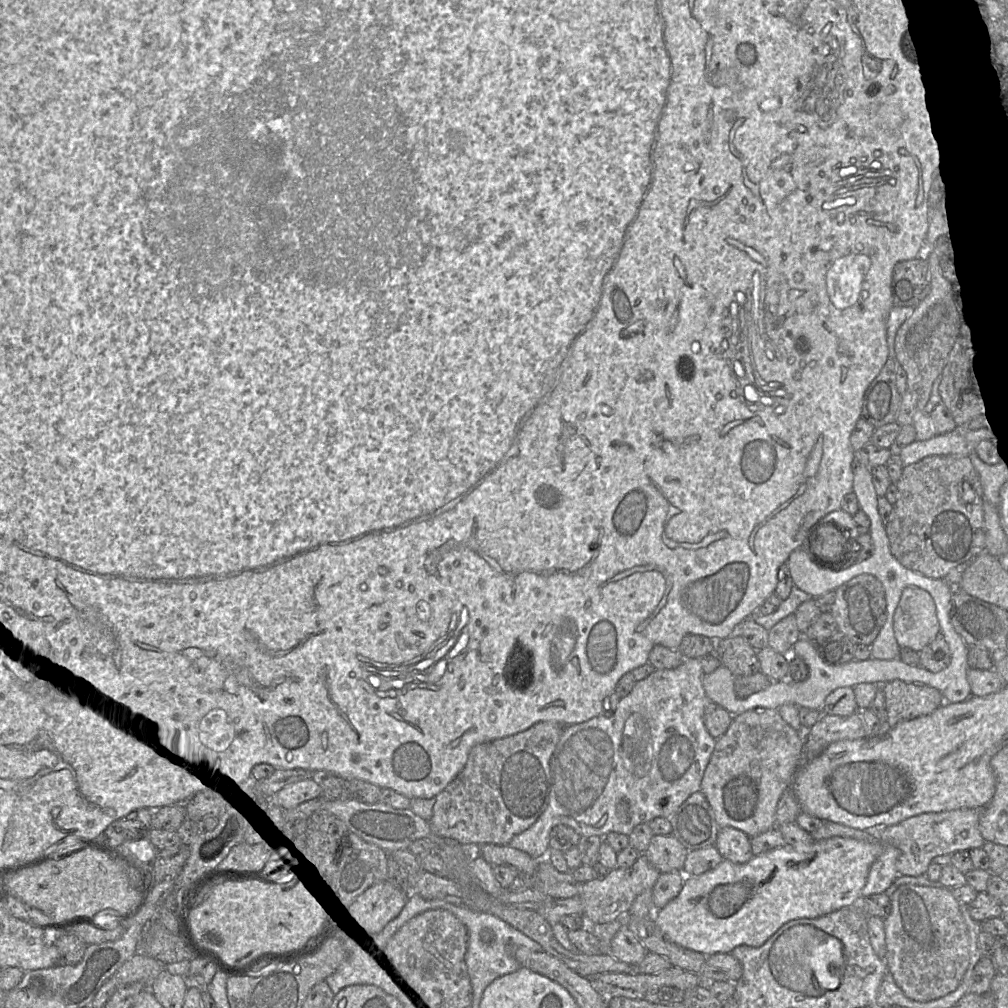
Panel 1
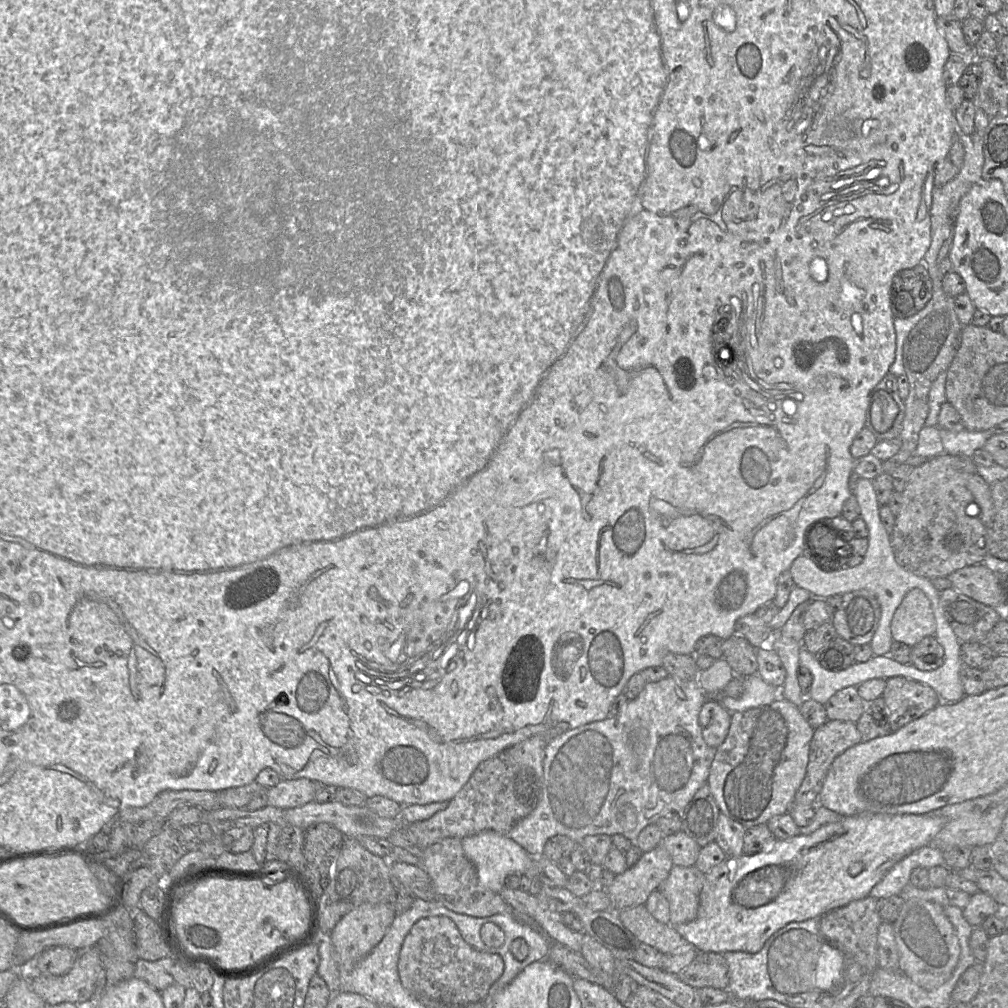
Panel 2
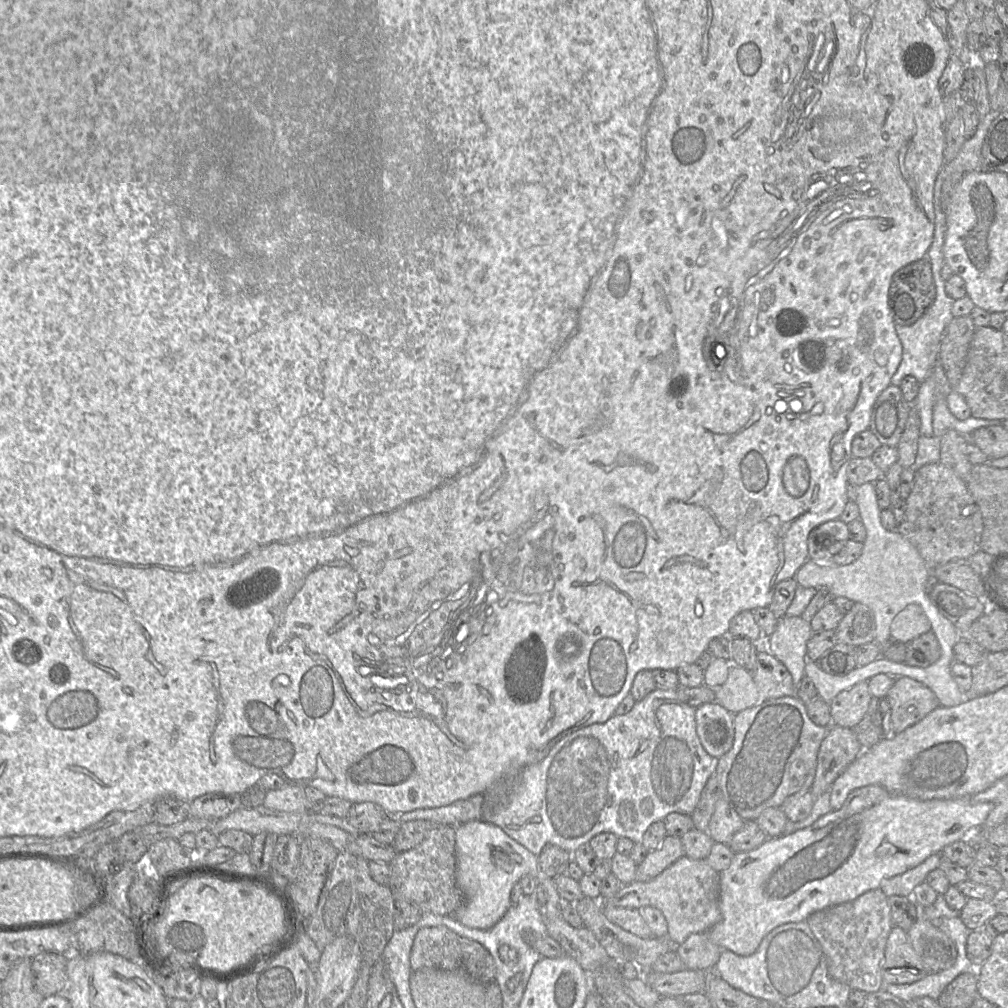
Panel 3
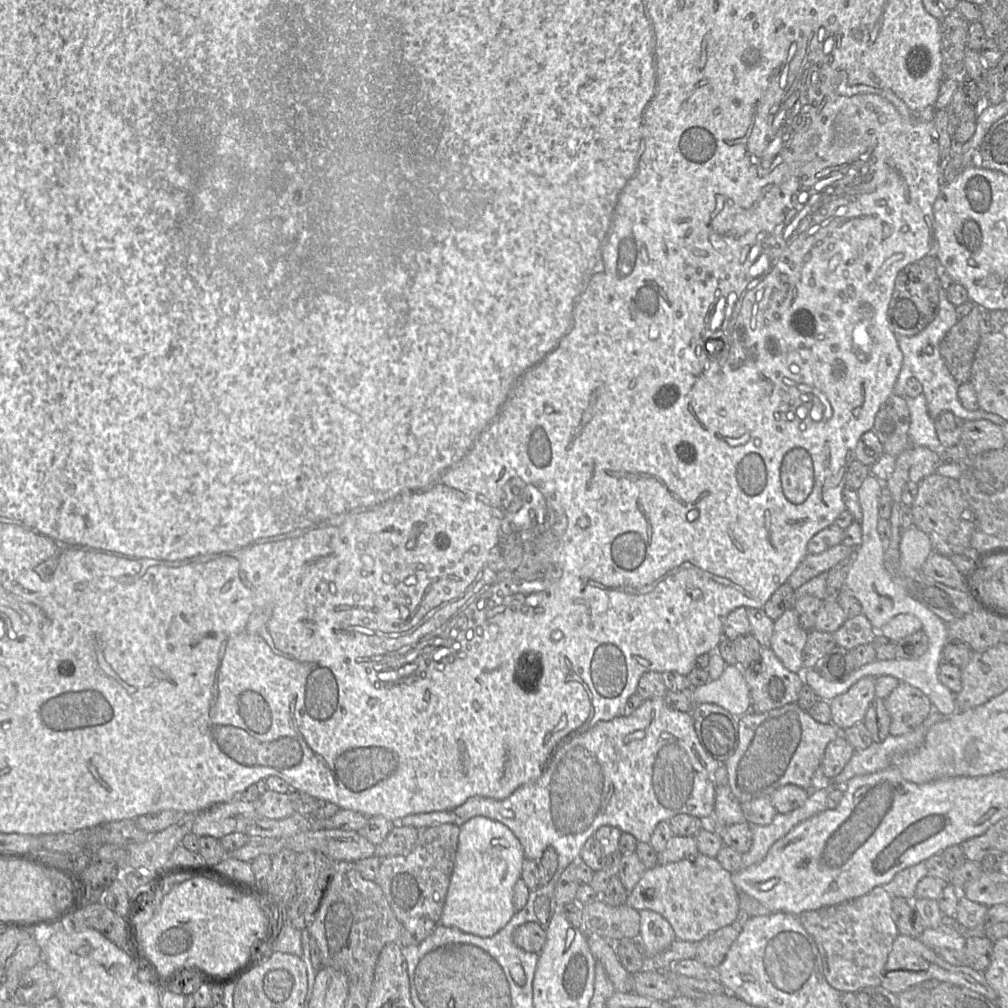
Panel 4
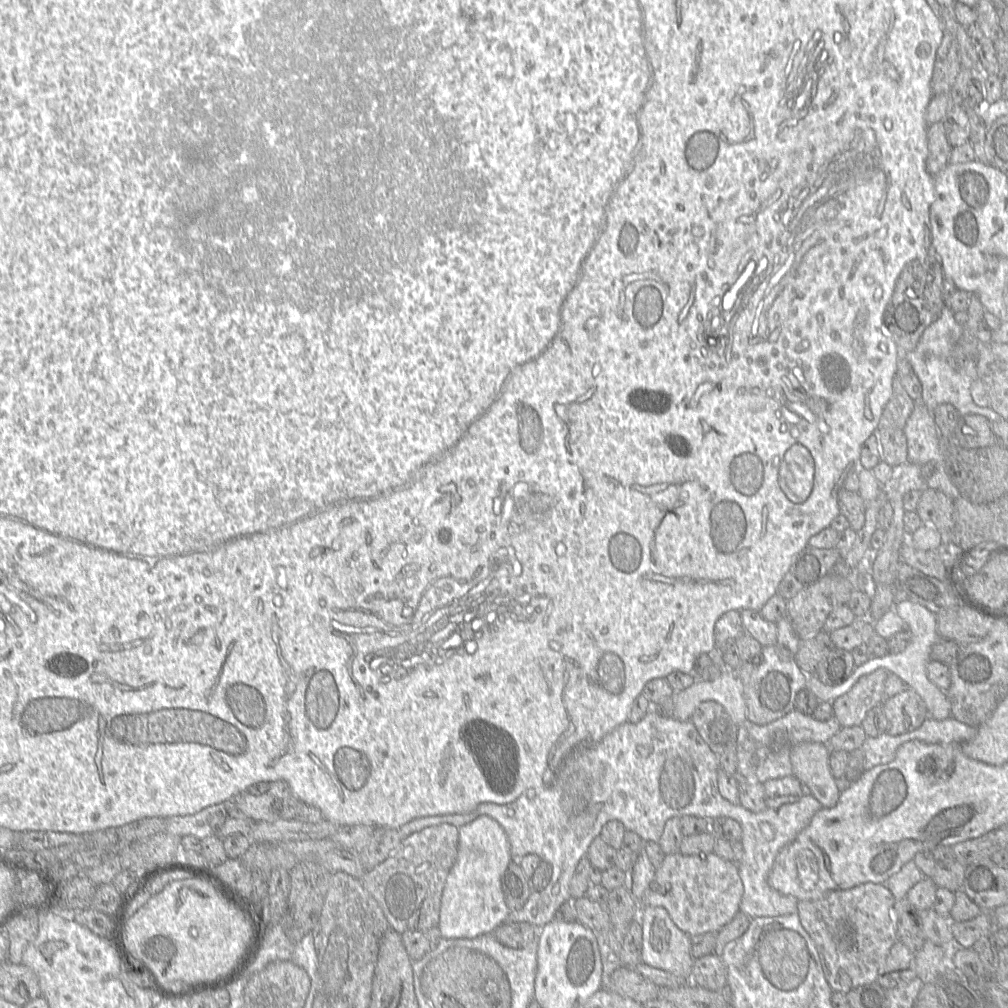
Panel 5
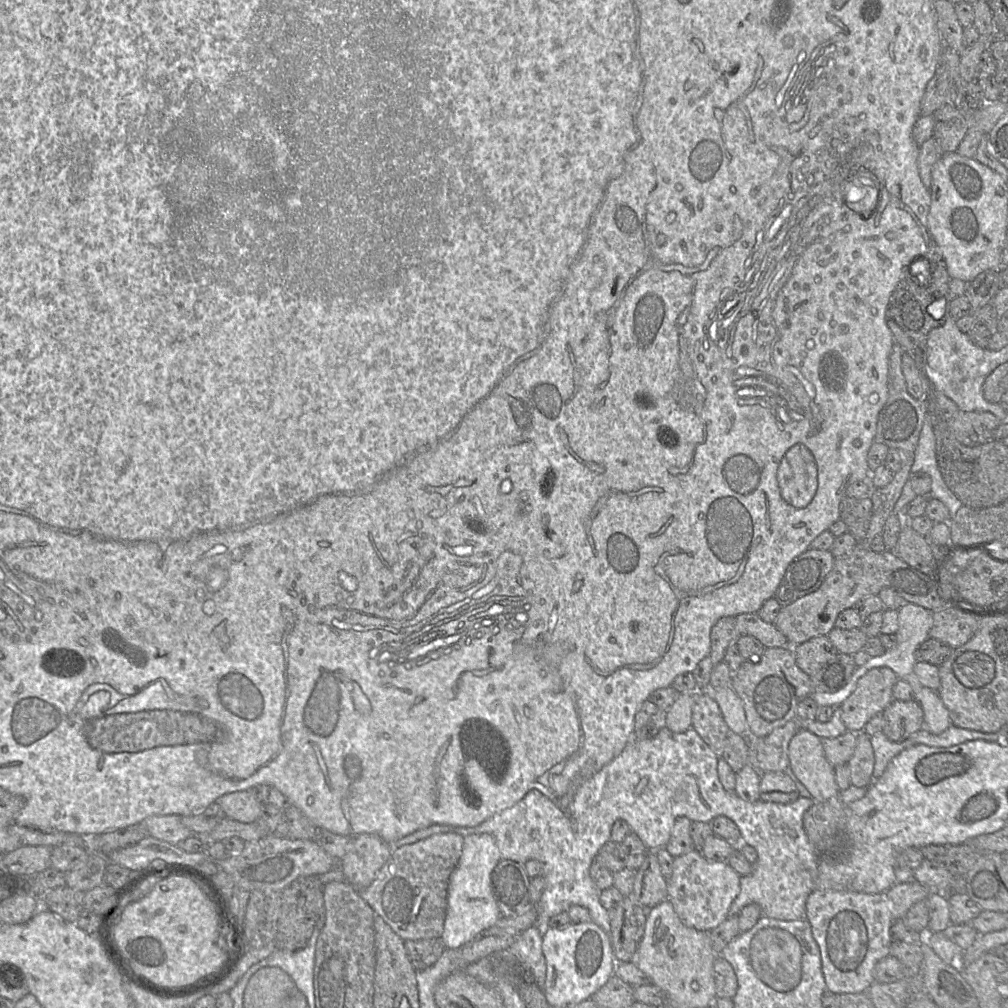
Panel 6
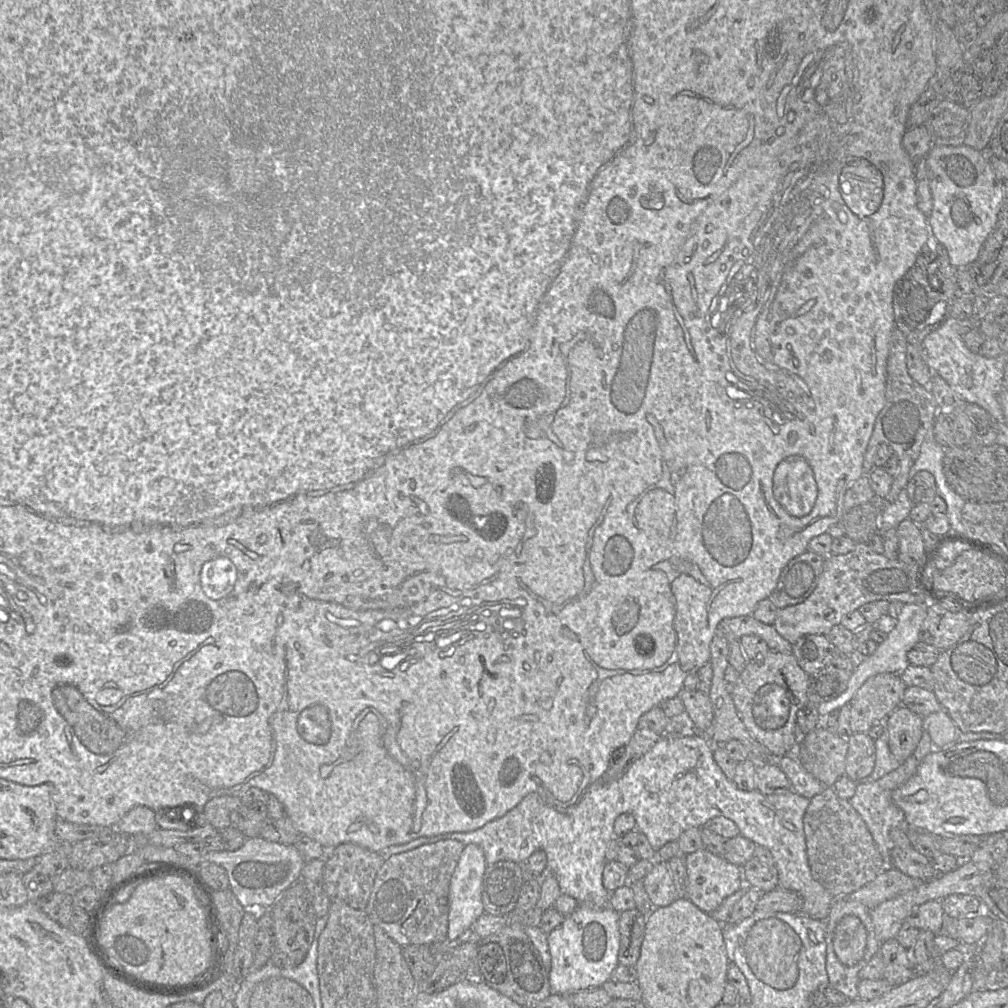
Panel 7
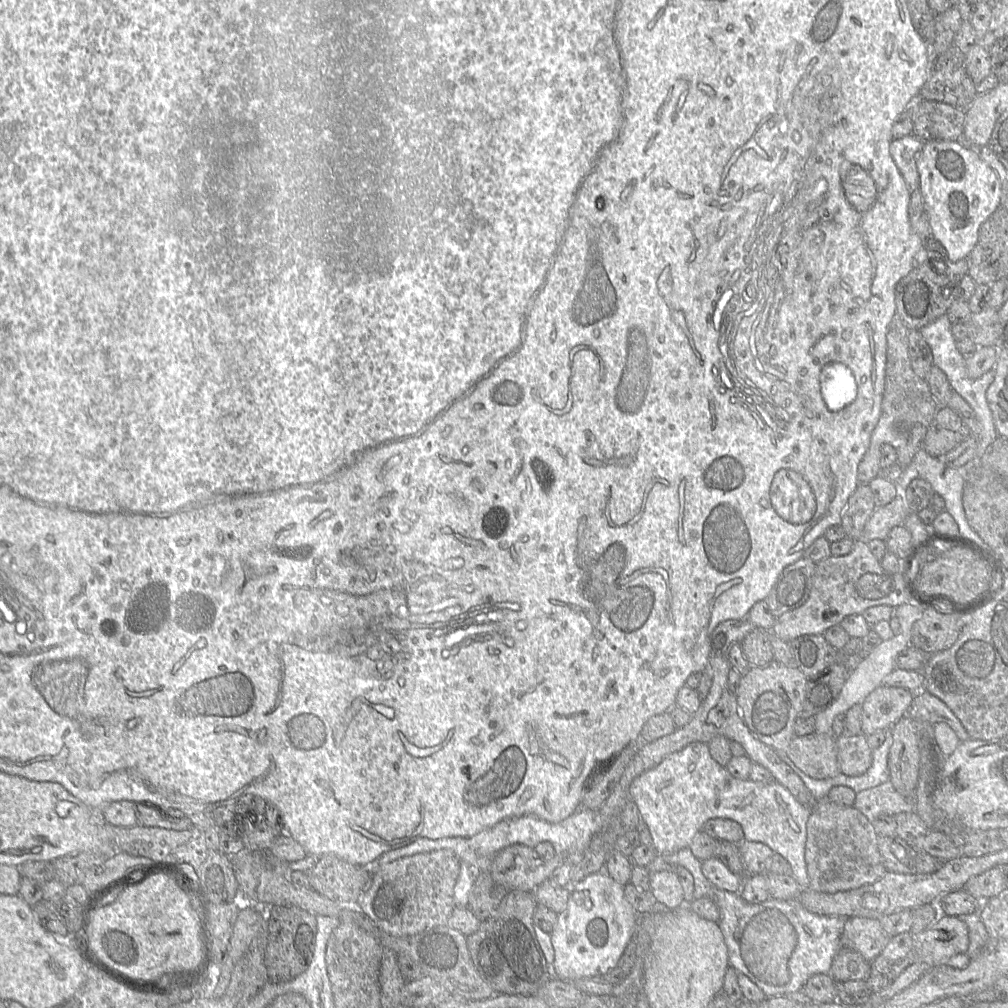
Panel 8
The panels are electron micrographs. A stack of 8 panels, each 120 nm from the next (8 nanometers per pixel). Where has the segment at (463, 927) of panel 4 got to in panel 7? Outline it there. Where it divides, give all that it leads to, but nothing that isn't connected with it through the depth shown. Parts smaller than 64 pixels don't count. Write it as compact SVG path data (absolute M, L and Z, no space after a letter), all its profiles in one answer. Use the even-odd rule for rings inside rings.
M477 844L466 845L450 881L448 898L448 940L459 941L470 931L472 924L484 913L482 882L486 867L487 864L482 848Z

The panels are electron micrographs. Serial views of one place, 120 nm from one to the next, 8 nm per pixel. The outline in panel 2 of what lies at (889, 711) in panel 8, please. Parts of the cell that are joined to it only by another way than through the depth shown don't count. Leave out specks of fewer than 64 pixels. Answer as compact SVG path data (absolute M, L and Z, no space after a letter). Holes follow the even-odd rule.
M856 686L837 691L824 705L828 720L856 723L867 710L867 704L859 696Z

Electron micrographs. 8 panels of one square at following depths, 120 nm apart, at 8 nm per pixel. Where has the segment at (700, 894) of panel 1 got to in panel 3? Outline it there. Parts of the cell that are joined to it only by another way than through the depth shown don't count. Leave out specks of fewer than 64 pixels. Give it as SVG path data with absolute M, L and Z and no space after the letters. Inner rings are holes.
M868 785L852 791L839 810L831 811L821 816L809 827L789 835L767 838L758 848L749 852L735 853L731 864L720 873L720 911L721 919L706 933L710 940L721 949L728 949L739 955L753 954L762 939L776 927L790 923L801 922L809 915L846 902L851 902L867 891L879 888L884 880L900 875L922 863L932 854L941 853L949 844L967 839L972 833L982 828L982 825L992 809L989 802L976 802L971 798L919 800L902 795L892 794L879 785Z

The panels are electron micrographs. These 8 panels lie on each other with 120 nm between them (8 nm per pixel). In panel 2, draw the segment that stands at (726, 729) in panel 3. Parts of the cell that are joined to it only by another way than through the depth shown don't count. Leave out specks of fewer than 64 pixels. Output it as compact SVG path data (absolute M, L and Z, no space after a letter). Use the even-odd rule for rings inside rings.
M707 699L699 714L699 724L706 744L713 748L720 746L727 736L730 723L731 715L721 703Z

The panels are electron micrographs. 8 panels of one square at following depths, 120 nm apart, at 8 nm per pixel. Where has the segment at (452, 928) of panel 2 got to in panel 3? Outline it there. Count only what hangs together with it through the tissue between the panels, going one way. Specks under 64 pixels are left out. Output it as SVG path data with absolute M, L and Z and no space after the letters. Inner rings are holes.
M445 926L424 927L418 931L411 949L410 966L412 971L422 968L463 970L479 982L496 981L496 965L489 951L478 942L459 936Z

